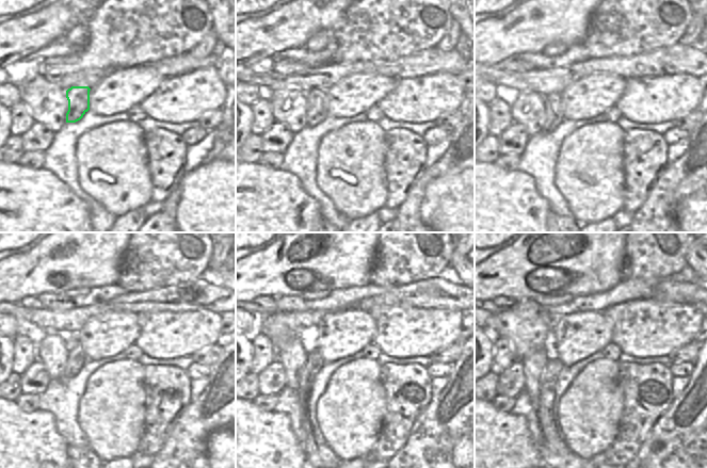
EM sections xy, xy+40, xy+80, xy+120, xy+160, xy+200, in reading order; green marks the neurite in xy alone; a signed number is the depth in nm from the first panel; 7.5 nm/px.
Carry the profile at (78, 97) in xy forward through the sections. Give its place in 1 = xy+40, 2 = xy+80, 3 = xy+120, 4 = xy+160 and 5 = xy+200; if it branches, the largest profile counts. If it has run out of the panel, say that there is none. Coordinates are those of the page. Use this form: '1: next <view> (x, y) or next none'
1: next xy+40 (317, 100)
2: next xy+80 (555, 116)
3: next xy+120 (77, 357)
4: next xy+160 (315, 362)
5: next xy+200 (551, 438)

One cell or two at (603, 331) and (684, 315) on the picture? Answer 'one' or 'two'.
two

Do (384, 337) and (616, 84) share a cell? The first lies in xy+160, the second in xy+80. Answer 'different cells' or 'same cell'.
different cells

